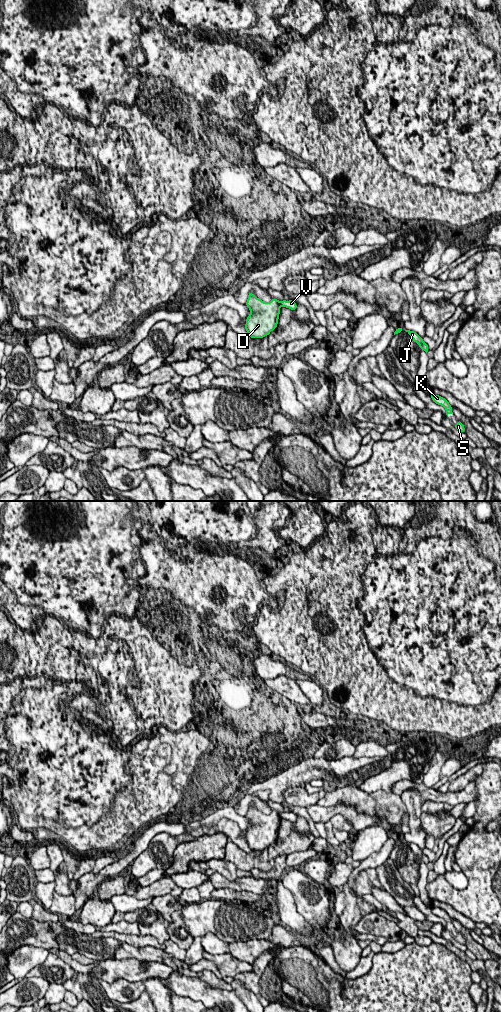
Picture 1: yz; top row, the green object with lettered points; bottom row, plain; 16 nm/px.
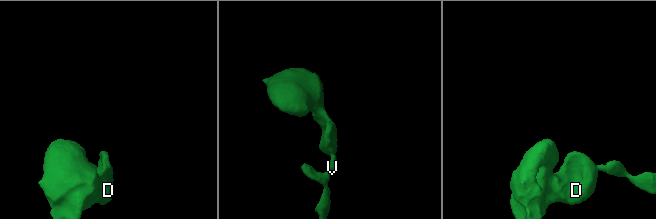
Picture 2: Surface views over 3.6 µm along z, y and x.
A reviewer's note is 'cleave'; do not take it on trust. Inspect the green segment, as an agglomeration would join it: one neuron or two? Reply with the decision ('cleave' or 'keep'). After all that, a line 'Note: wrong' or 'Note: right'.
cleave
Note: right

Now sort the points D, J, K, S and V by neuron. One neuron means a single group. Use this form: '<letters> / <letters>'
D / J K S V

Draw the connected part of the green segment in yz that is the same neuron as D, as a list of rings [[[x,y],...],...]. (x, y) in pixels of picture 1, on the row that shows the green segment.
[[[249,292],[245,305],[250,309],[245,324],[245,330],[250,338],[263,338],[276,329],[280,314],[280,304],[277,299],[273,298],[266,303]]]

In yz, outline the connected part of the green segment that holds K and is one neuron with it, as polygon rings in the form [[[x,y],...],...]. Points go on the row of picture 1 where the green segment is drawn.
[[[431,393],[431,399],[436,404],[441,405],[445,408],[447,416],[450,414],[451,415],[450,417],[455,417],[455,416],[452,415],[453,411],[452,411],[451,405],[449,404],[449,402],[445,398]]]

